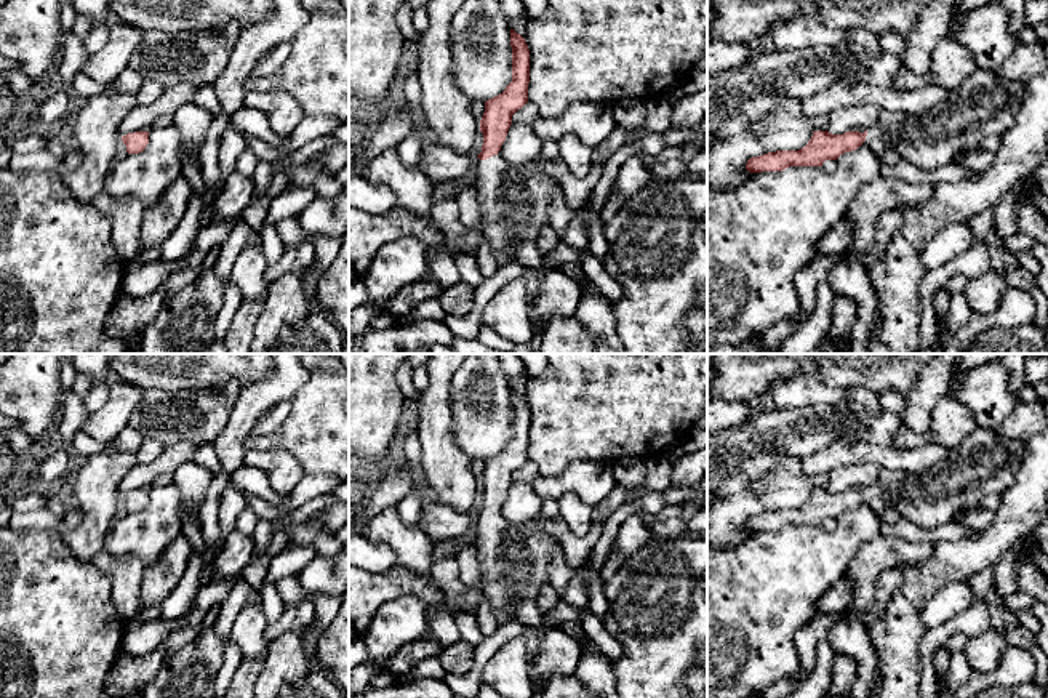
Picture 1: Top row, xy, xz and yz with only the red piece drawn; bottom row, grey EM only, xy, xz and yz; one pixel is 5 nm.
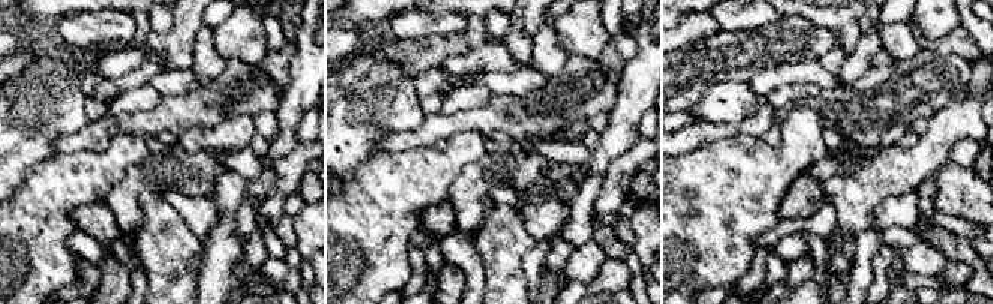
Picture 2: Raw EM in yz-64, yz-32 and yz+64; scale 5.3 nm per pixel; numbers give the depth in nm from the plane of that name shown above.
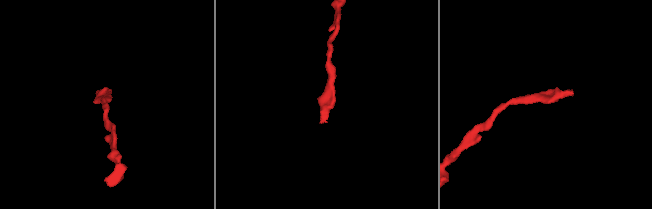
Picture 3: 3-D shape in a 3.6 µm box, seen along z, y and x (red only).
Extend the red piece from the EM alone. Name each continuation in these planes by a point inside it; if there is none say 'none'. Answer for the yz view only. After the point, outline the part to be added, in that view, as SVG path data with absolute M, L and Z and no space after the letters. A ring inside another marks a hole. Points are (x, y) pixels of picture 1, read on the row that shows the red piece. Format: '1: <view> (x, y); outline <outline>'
1: yz (984, 104); outline M976 69L931 110L915 115L880 109L878 120L858 131L867 133L862 146L878 157L896 152L922 170L933 170L952 162L958 150L974 150L987 136L1008 131L1024 93L1024 82Z

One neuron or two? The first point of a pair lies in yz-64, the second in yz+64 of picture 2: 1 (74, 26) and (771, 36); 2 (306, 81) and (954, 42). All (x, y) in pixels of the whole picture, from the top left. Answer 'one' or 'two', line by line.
1: two
2: two

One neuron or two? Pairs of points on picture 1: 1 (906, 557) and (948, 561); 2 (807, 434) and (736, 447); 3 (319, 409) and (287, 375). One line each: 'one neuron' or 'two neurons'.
1: two neurons
2: one neuron
3: two neurons

